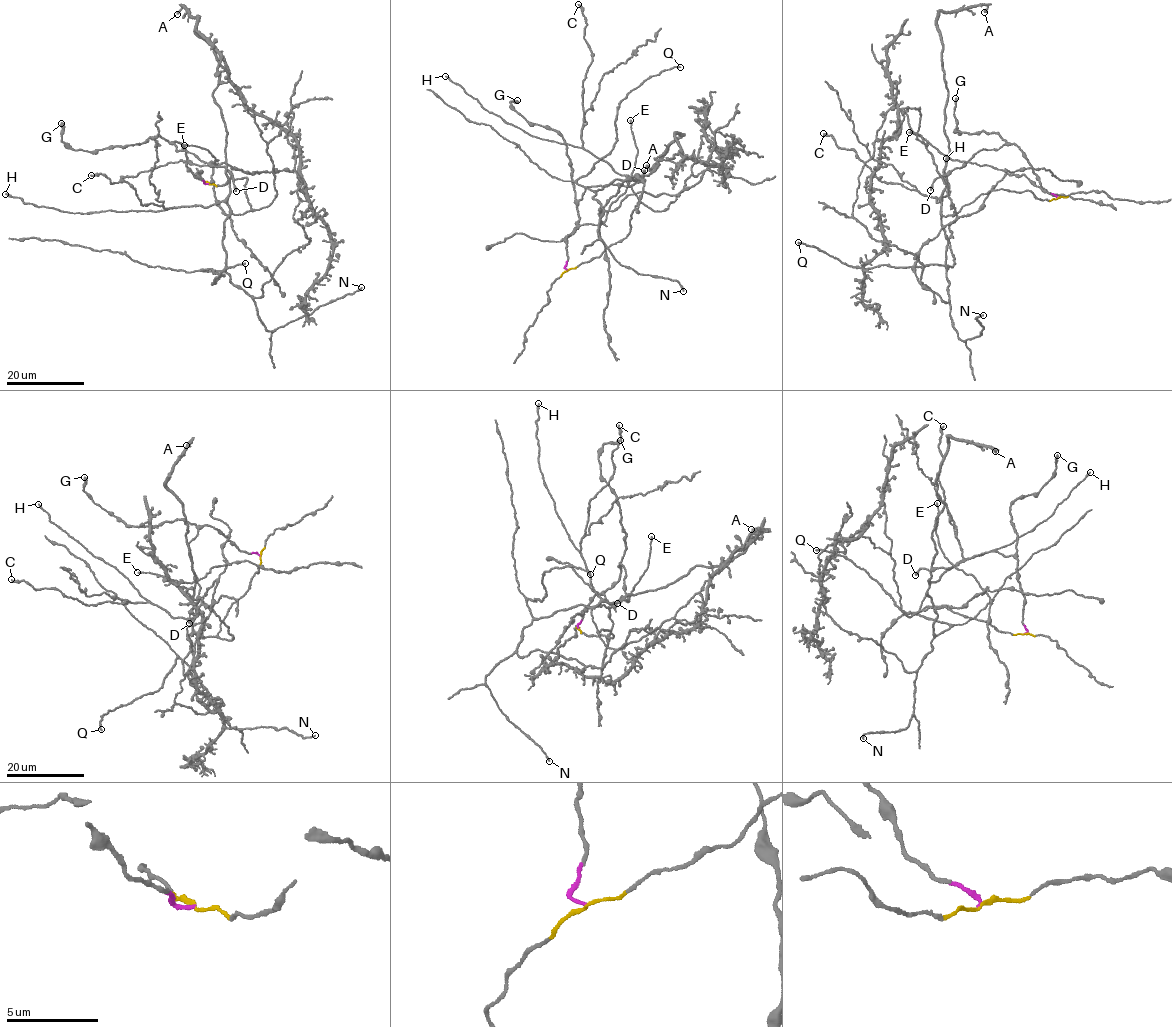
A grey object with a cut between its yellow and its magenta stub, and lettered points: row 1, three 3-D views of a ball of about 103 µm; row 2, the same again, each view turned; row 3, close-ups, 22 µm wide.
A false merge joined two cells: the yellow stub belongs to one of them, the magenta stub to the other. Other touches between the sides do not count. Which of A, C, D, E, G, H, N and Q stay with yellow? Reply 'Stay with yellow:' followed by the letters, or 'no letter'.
Stay with yellow: A, C, H, N, Q

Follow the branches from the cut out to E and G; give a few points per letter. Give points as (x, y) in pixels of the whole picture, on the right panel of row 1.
E: (1057, 198), (1043, 189), (1032, 169), (1010, 173), (956, 160), (940, 154), (922, 136), (908, 132)
G: (1057, 198), (1043, 189), (1017, 145), (1006, 143), (998, 133), (955, 130), (959, 132), (954, 115), (955, 98)

